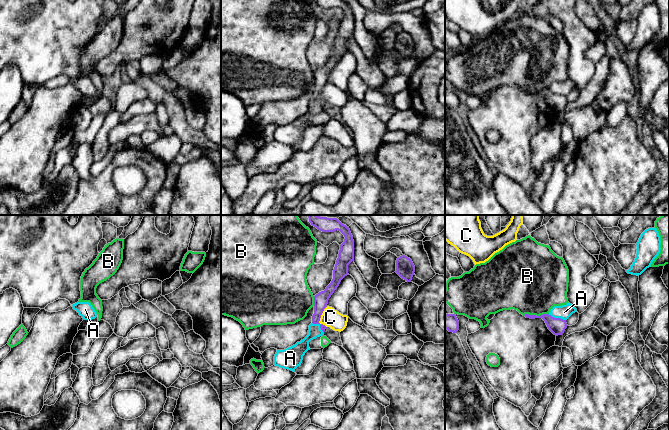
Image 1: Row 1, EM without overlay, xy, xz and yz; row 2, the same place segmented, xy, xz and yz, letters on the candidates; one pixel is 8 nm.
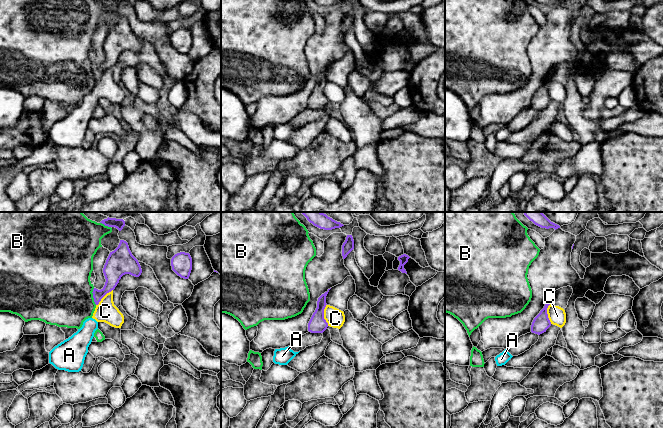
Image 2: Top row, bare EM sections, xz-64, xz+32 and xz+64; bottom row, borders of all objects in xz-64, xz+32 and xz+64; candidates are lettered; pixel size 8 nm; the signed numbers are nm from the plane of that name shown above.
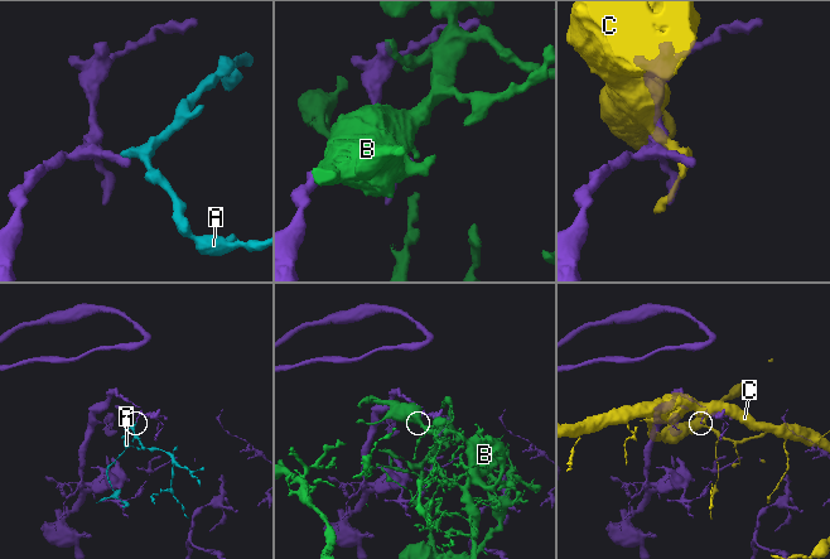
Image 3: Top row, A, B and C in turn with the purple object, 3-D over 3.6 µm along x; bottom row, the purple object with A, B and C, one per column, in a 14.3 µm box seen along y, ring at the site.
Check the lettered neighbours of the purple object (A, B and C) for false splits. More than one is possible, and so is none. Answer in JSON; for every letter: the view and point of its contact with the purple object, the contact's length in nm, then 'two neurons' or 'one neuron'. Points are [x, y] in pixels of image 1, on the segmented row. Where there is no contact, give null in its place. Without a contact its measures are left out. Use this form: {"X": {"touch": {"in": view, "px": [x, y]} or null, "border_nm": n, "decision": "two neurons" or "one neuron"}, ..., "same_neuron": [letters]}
{"A": {"touch": {"in": "yz", "px": [557, 318]}, "border_nm": 150, "decision": "two neurons"}, "B": {"touch": {"in": "yz", "px": [535, 315]}, "border_nm": 200, "decision": "two neurons"}, "C": {"touch": {"in": "xz", "px": [320, 317]}, "border_nm": 170, "decision": "two neurons"}, "same_neuron": []}

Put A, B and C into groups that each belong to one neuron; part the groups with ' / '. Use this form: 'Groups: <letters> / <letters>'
Groups: A C / B

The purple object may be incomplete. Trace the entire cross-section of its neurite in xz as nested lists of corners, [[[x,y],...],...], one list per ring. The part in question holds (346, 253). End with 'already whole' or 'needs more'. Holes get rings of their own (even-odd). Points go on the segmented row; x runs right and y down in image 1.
[[[307,215],[312,226],[322,232],[340,231],[345,239],[340,245],[340,250],[333,270],[333,279],[324,291],[314,296],[313,324],[320,324],[320,318],[327,307],[328,300],[339,286],[341,280],[348,275],[348,265],[354,261],[354,240],[349,227],[342,224],[337,218],[320,217],[318,215]]]; already whole

